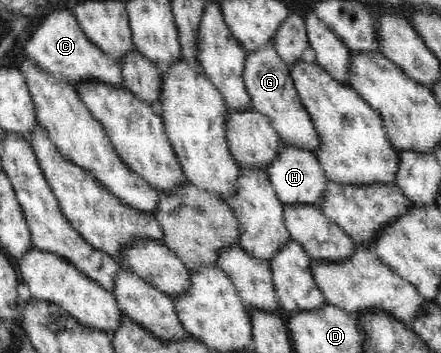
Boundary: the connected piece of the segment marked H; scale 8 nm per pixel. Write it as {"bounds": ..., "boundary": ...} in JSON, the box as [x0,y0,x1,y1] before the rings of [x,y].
{"bounds":[265,141,327,205],"boundary":[[[281,141],[279,155],[275,157],[275,161],[271,161],[271,165],[267,165],[265,171],[267,171],[279,200],[284,205],[293,203],[319,205],[327,196],[327,174],[323,171],[319,158],[311,151],[294,145],[287,145]]]}

